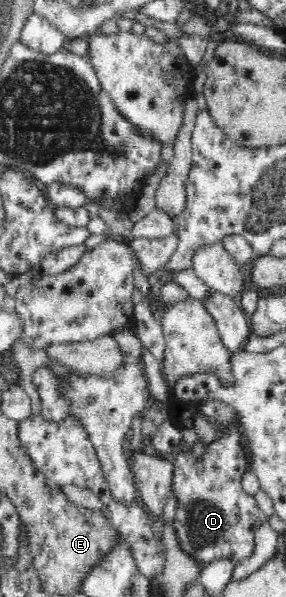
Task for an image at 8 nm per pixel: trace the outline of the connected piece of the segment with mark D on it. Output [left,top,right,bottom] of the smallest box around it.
[172,429,269,563]

